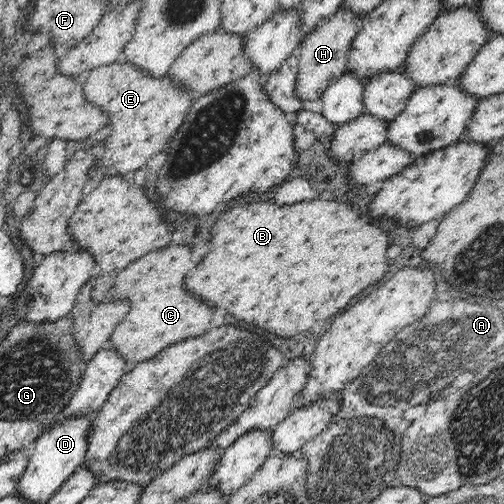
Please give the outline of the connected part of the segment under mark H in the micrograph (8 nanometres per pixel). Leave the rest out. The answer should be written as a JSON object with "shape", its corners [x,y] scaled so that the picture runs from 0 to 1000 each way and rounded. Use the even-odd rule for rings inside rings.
{"shape":[[[677,12],[671,24],[635,42],[601,75],[599,91],[589,101],[593,113],[591,159],[587,159],[587,188],[607,198],[627,198],[690,133],[690,103],[698,83],[710,71],[724,28],[704,28],[688,12]]]}

